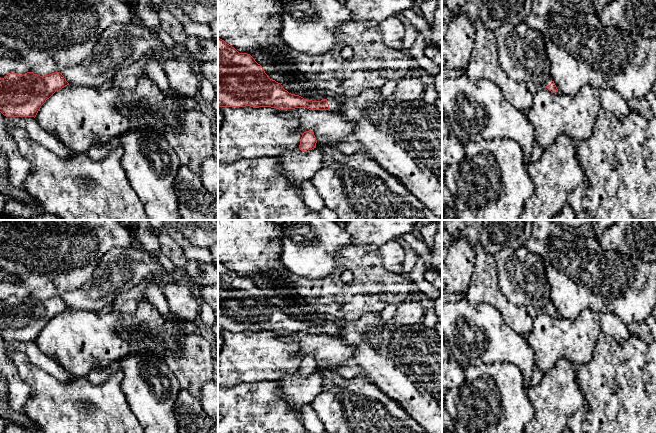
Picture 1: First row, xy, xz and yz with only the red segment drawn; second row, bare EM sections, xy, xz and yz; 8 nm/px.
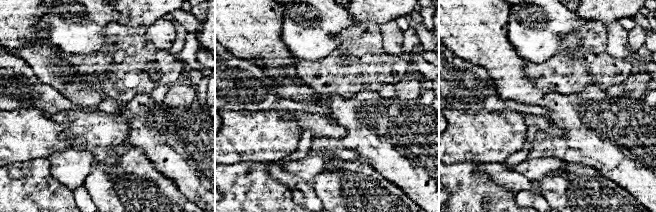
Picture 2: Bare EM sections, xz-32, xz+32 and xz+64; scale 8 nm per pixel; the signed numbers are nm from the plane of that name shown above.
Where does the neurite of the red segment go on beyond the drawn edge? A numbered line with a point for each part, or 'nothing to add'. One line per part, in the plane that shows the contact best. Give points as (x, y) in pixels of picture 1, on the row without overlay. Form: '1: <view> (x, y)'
1: xz (334, 328)

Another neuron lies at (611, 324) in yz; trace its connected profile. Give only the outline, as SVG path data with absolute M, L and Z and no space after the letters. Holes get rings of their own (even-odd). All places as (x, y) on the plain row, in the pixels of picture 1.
M613 312L599 314L601 331L615 338L619 344L625 344L631 334L622 319Z

